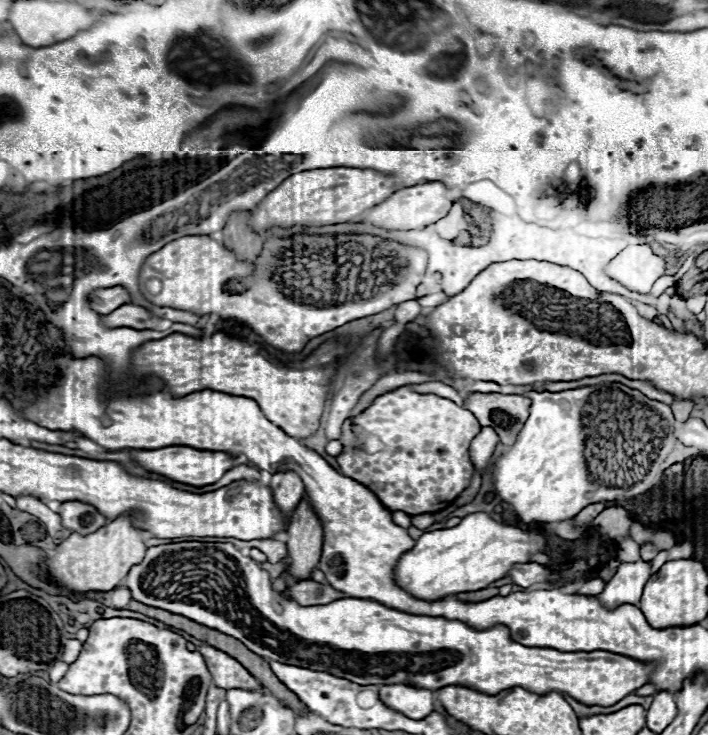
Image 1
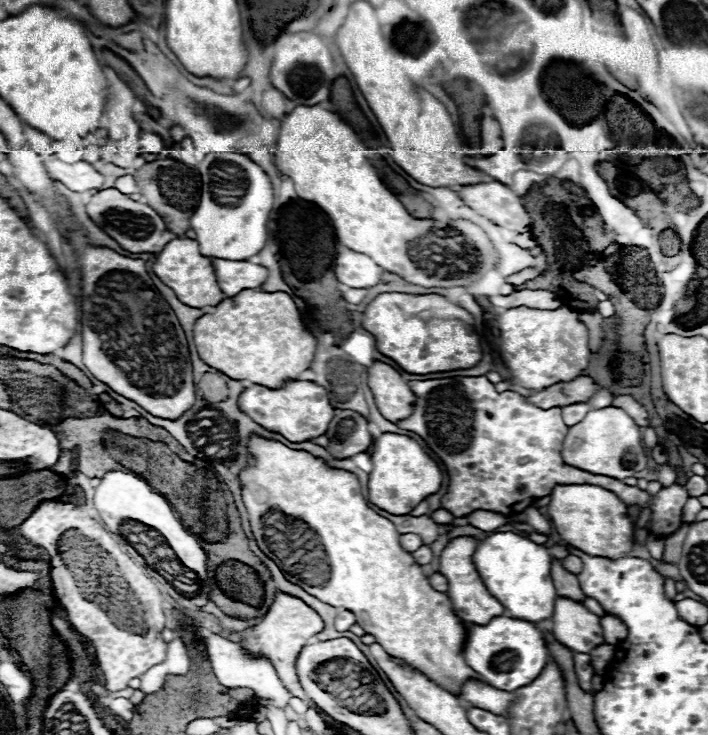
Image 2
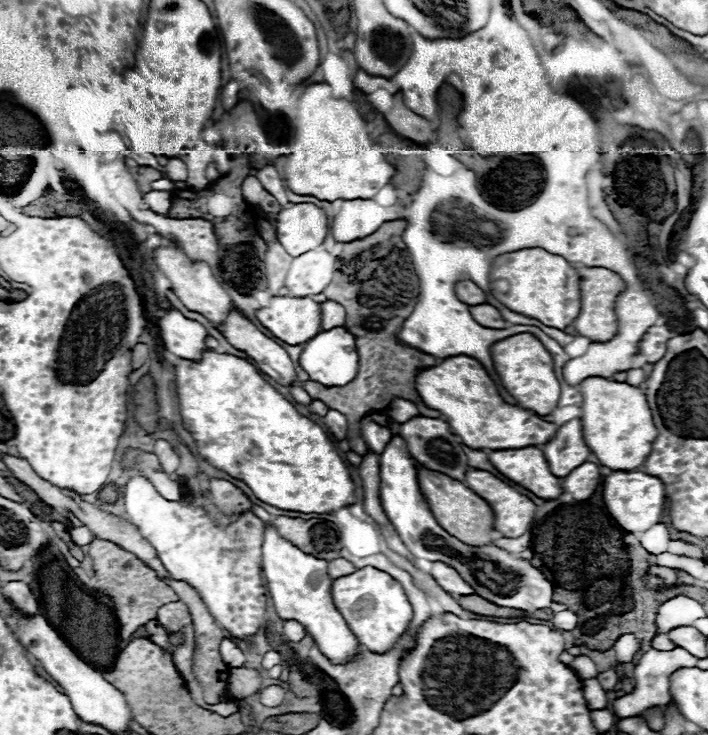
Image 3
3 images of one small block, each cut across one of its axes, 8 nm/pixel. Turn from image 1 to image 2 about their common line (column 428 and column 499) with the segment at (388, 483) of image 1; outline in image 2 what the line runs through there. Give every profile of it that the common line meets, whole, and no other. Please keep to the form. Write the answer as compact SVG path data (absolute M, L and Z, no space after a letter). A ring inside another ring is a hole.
M486 376L418 380L418 382L408 382L408 386L416 394L416 404L414 404L412 416L408 416L406 420L400 420L398 426L422 436L428 442L430 450L436 452L438 458L448 468L450 482L448 482L446 494L442 496L442 508L446 508L454 516L466 516L474 510L490 510L490 512L500 512L504 516L512 516L516 512L526 510L536 498L548 496L556 484L594 484L594 486L602 486L614 492L626 506L636 504L640 510L644 506L650 506L652 514L650 514L648 530L658 538L668 536L682 526L682 508L686 500L690 498L684 484L674 482L672 486L662 488L658 494L650 496L646 490L640 490L638 486L626 486L620 480L612 480L608 476L596 476L596 474L564 464L560 450L568 434L568 426L562 420L560 408L542 410L534 404L528 404L524 396L516 392L498 394L494 390L494 384Z

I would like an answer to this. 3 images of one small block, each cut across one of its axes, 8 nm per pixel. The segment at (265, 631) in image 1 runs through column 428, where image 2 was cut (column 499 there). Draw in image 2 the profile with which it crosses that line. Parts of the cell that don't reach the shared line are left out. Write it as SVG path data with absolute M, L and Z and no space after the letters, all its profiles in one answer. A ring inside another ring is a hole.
M496 616L488 624L468 626L466 644L464 644L466 664L482 676L484 682L498 690L514 692L536 680L548 664L548 648L542 638L542 632L526 620L516 620L508 616Z

